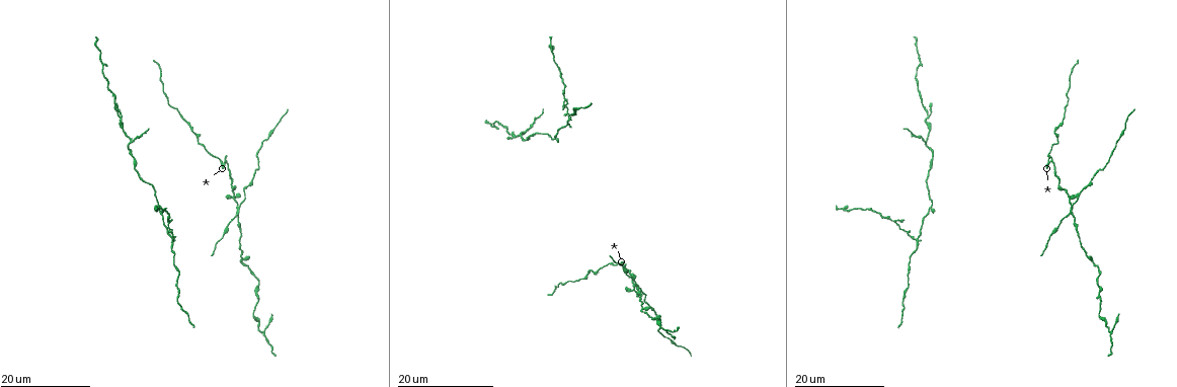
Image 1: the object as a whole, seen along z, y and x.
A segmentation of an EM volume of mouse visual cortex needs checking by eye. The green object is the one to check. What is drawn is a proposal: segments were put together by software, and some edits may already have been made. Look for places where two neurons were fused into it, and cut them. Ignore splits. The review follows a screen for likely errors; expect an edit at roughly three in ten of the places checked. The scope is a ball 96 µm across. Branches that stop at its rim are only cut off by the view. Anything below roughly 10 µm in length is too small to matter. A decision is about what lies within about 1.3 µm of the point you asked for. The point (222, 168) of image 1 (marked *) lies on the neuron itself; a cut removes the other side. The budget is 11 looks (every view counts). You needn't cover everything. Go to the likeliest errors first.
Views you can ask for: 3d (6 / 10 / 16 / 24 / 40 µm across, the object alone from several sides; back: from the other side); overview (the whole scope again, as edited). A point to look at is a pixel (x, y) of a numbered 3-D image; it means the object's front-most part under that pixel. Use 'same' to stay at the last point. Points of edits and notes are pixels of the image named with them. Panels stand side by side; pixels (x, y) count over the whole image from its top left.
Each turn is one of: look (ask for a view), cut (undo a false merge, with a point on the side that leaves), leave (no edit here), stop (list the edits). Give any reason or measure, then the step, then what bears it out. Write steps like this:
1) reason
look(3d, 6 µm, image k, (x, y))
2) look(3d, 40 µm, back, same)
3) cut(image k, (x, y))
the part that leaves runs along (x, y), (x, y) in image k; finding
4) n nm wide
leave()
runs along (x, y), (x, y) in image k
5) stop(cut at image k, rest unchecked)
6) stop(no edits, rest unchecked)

look(3d, 24 µm, image 1, (172, 239))

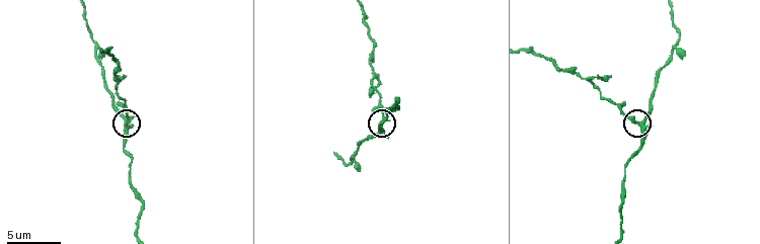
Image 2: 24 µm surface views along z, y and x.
closer look
look(3d, 6 µm, image 2, (125, 123))

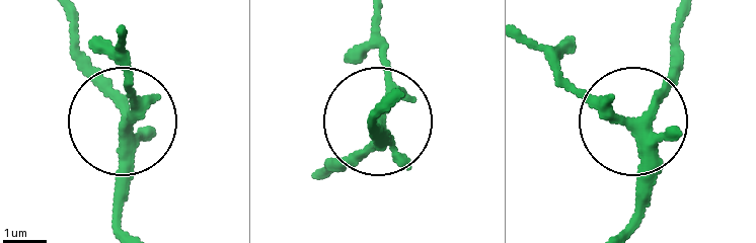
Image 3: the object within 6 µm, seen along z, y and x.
side arm 23 µm
leave()
all the same neuron

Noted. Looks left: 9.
four or more arms meet
look(3d, 16 µm, image 1, (225, 163))

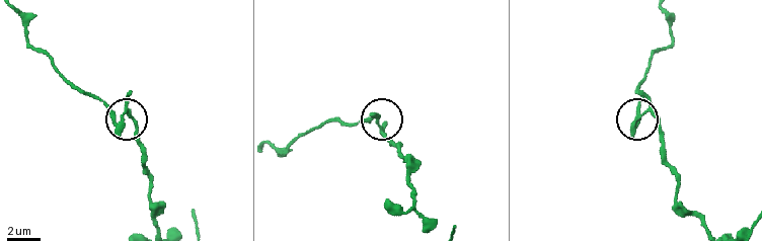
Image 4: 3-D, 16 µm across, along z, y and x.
closer look
look(3d, 6 µm, image 4, (640, 116))

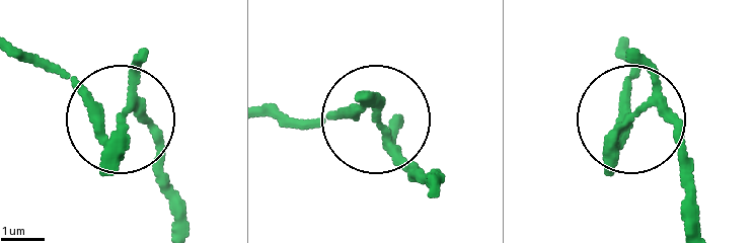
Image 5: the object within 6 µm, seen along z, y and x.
from behind
look(3d, 6 µm, back, image 5, (625, 116))

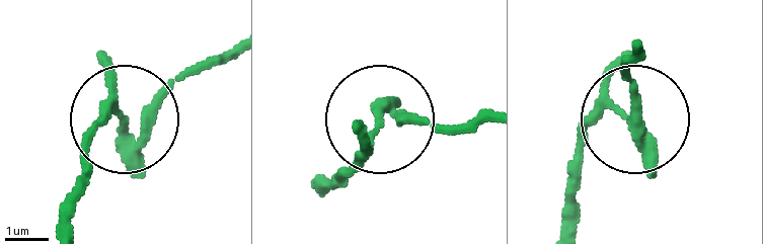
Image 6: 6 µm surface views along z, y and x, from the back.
cut(image 6, (159, 90))
the part that leaves runs along (141, 144), (151, 114), (228, 57) in image 6; two neurons meet here

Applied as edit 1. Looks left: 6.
look(3d, 6 µm, image 2, (353, 159))

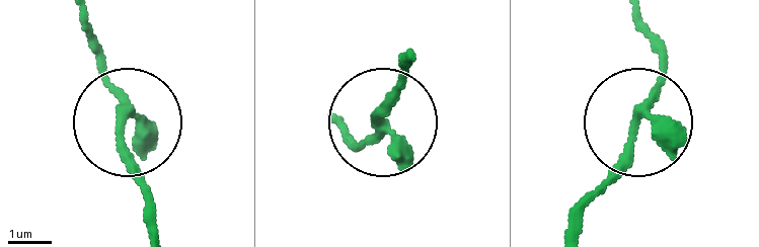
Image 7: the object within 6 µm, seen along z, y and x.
190 nm wide
leave()
continuous, no second neuron

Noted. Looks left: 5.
calibre changes
look(3d, 24 µm, image 1, (654, 319))

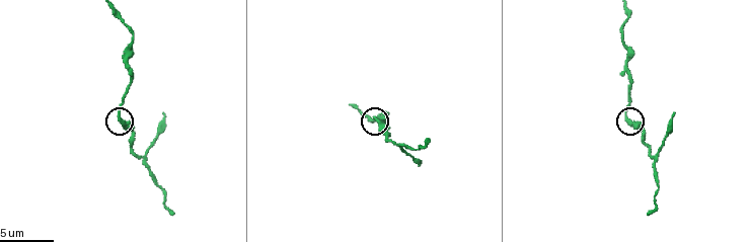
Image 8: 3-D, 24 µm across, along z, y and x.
closer look
look(3d, 6 µm, image 8, (376, 118))

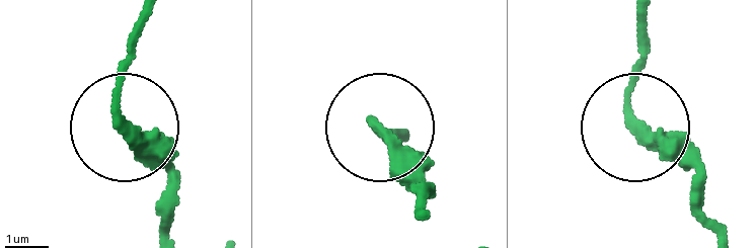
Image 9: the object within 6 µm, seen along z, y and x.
240 nm wide
leave()
runs along (647, 21), (624, 108), (697, 191) in image 9; all the same neuron

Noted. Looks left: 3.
look(3d, 16 µm, image 1, (121, 119))

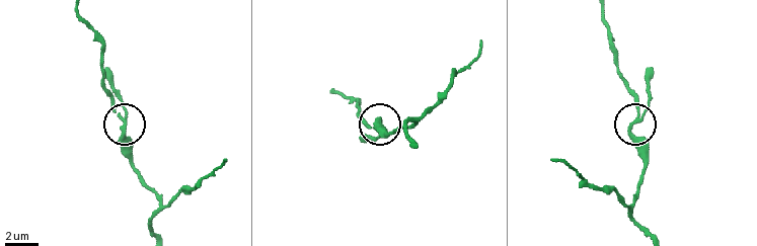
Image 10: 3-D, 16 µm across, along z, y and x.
zoom in
look(3d, 10 µm, image 10, (121, 129))

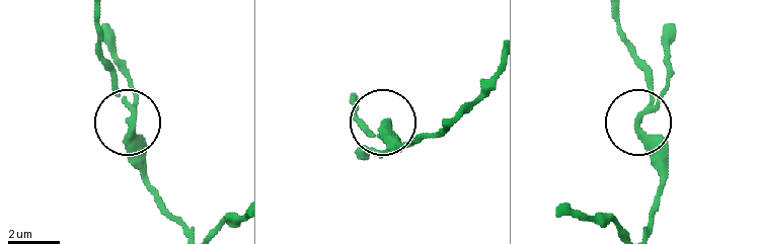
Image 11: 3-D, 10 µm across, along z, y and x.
leave()
runs along (645, 228), (663, 175), (661, 150), (640, 124), (650, 67) in image 11; one neuron here

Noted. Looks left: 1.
stop(cut at image 6, rest unchecked)

